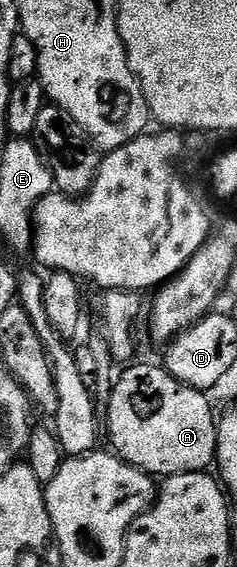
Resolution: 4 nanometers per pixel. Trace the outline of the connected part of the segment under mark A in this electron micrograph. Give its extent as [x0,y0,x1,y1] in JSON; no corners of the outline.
[107,363,218,477]

